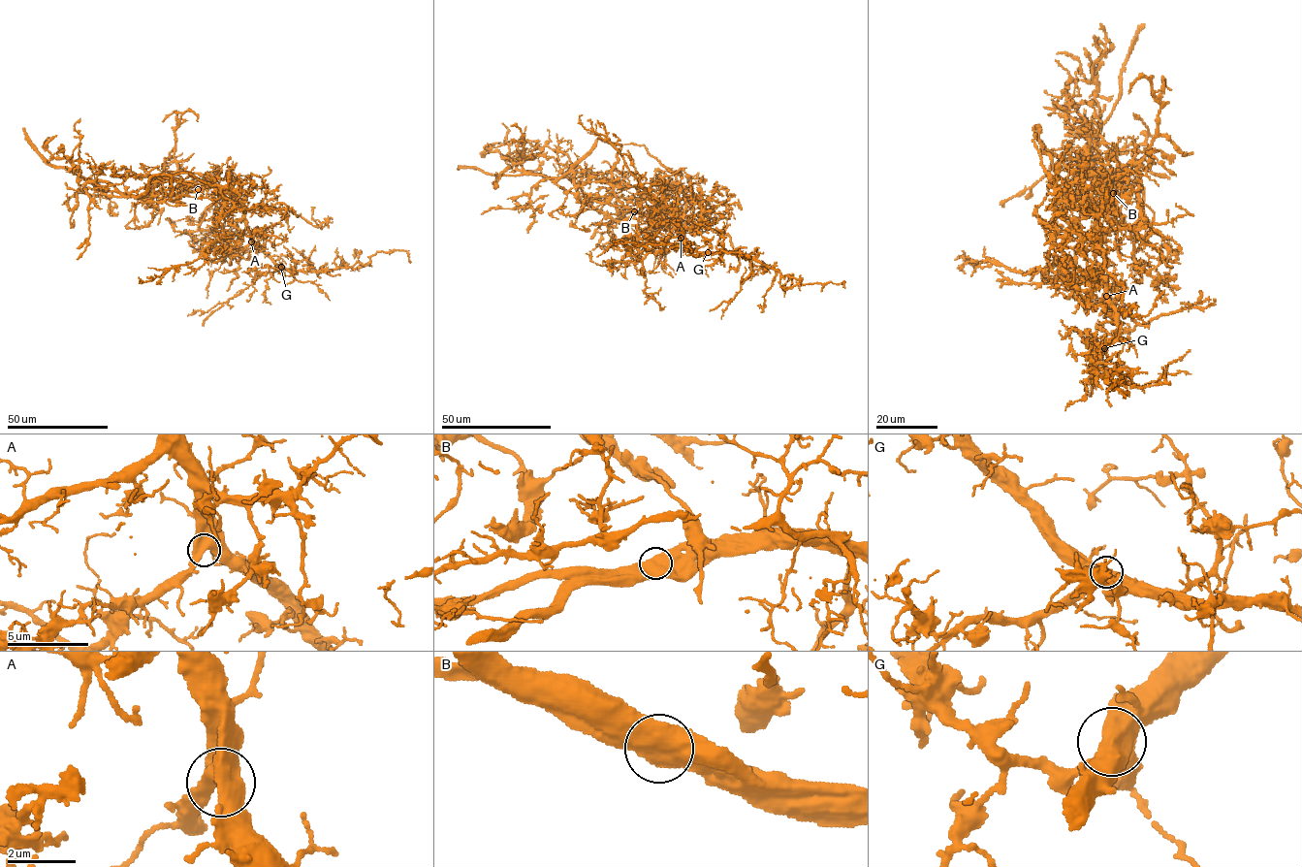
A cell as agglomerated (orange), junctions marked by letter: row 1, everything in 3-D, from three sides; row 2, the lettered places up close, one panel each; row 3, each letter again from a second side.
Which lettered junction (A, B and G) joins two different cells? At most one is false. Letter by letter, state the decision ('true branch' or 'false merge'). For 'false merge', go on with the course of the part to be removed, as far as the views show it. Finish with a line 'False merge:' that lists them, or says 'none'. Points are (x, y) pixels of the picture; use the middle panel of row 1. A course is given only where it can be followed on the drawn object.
A: true branch
B: true branch
G: true branch
False merge: none

